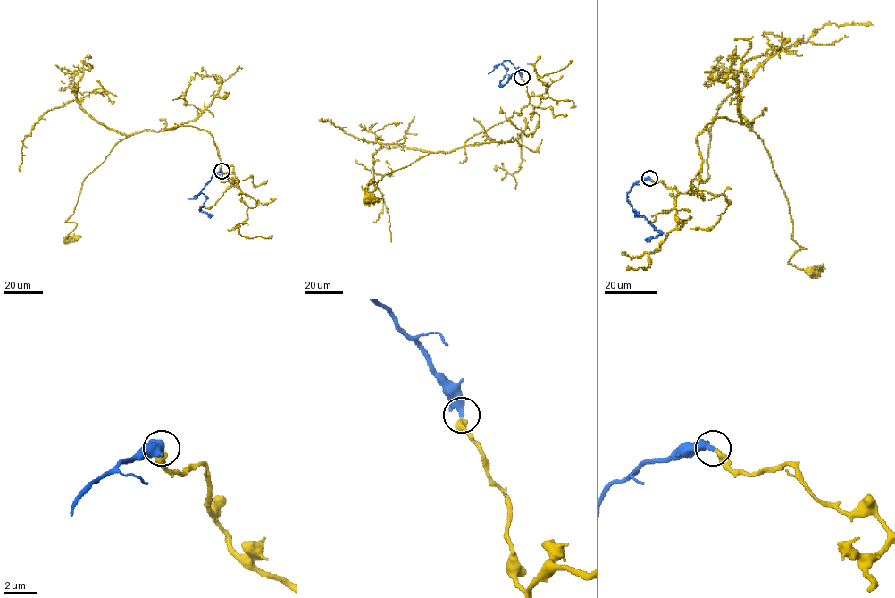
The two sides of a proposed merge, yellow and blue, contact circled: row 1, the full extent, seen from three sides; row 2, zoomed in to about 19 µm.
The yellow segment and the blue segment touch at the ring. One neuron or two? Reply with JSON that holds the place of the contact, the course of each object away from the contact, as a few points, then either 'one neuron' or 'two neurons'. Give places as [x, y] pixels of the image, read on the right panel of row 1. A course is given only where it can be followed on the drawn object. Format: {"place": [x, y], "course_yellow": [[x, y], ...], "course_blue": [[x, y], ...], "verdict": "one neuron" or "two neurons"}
{"place": [649, 178], "course_yellow": [[649, 178], [692, 194], [697, 136], [718, 118], [751, 122], [806, 248], [789, 263], [813, 272]], "course_blue": [[649, 178], [634, 183], [627, 194], [632, 208], [661, 233], [646, 239]], "verdict": "one neuron"}

